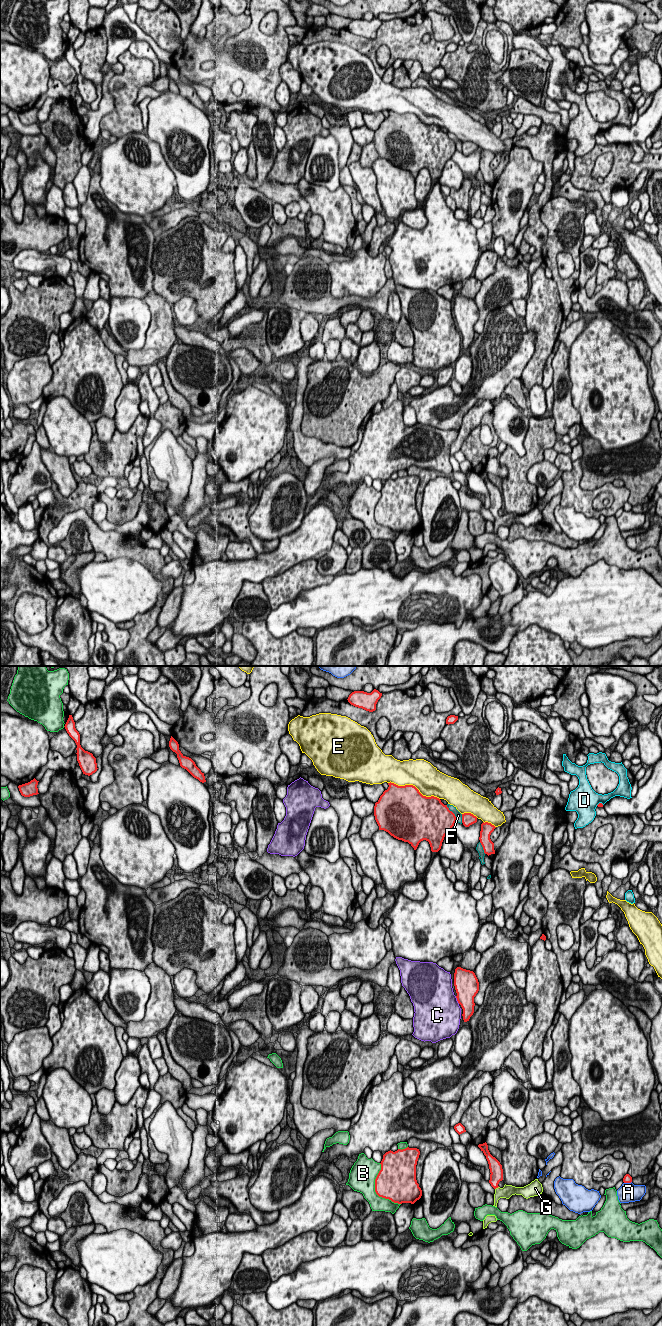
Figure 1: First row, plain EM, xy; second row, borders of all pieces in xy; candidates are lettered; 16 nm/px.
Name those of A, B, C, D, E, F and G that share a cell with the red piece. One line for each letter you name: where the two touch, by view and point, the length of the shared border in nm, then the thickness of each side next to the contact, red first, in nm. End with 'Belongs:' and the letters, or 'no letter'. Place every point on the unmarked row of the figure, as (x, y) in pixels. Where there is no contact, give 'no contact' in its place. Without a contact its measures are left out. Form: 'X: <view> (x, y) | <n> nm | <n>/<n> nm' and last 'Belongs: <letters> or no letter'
G: xy (496, 515) | 80 nm | 200/200 nm
Belongs: G

